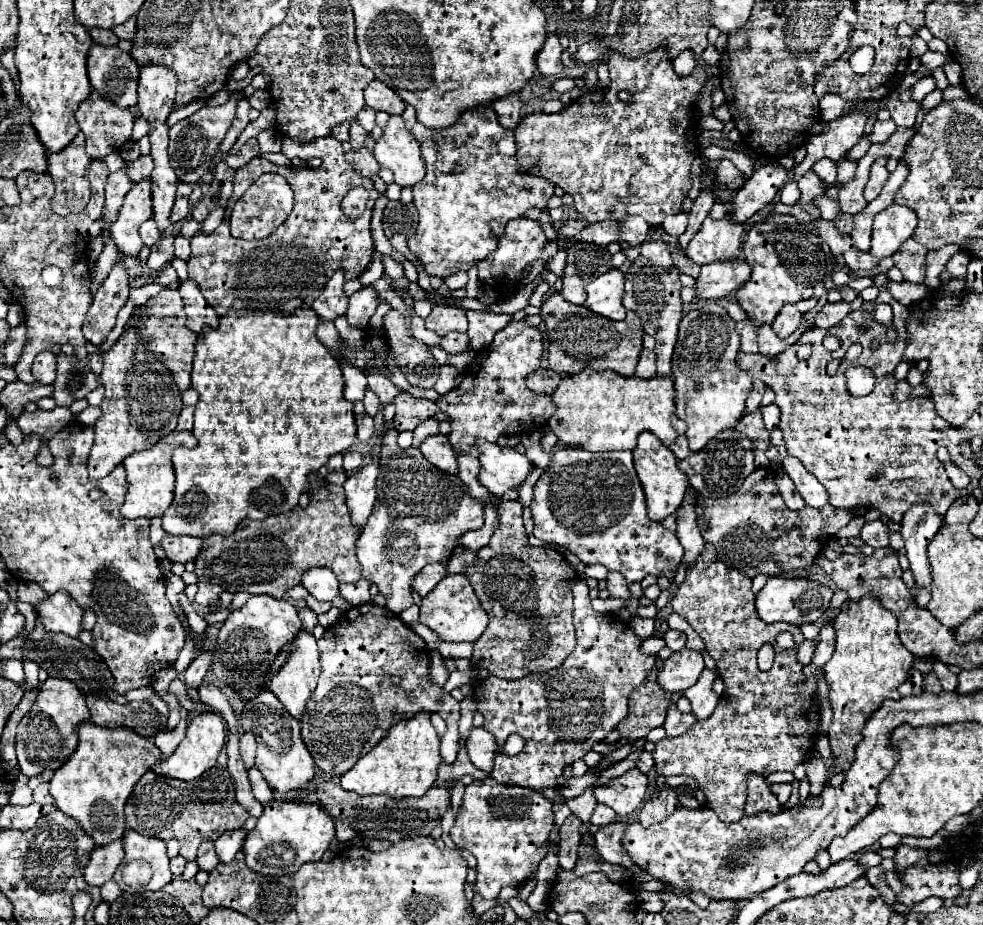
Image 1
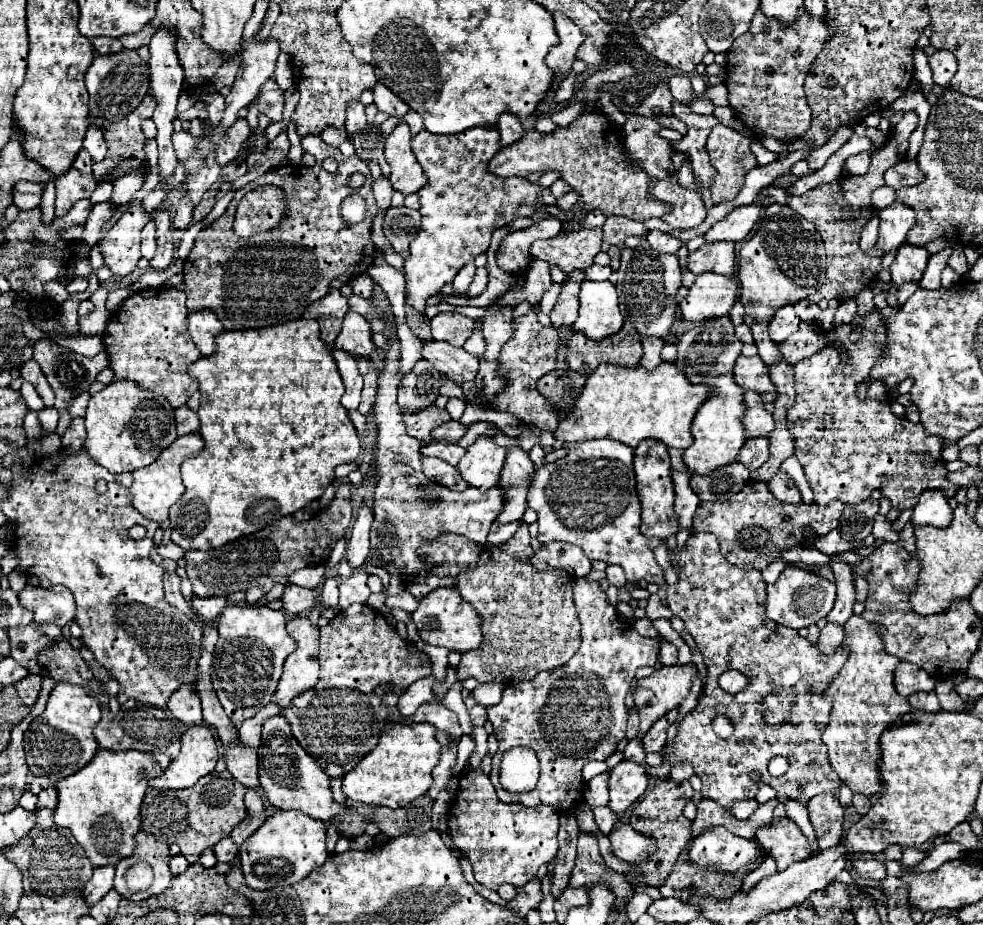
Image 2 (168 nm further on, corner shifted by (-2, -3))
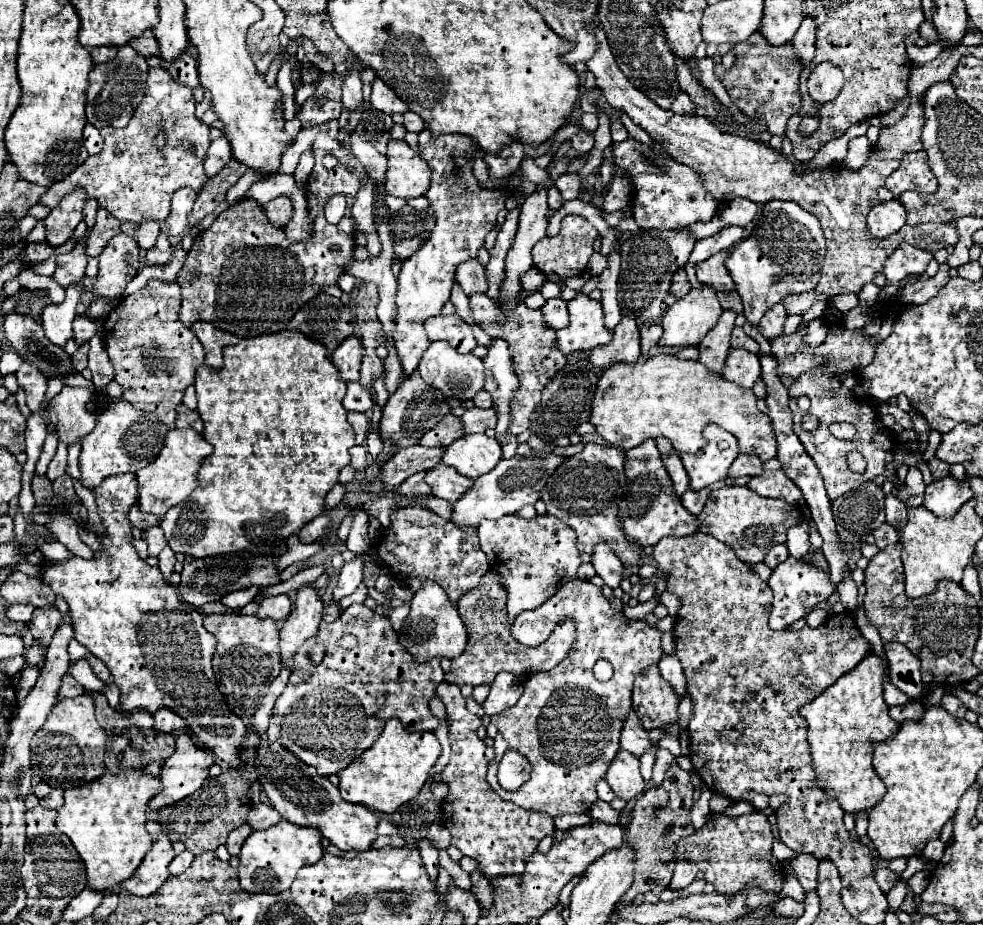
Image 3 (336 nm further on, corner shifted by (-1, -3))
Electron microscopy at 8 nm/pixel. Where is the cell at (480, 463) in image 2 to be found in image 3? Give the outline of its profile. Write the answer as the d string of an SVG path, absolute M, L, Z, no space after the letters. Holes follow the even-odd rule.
M485 433L455 439L443 455L445 465L455 467L463 477L469 479L477 479L489 473L499 461L501 461L499 443L487 437Z

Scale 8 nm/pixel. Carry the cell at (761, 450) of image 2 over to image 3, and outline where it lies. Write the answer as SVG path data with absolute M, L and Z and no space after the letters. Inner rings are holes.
M741 453L733 467L729 469L729 477L743 477L743 475L759 475L763 473L763 461L755 453Z

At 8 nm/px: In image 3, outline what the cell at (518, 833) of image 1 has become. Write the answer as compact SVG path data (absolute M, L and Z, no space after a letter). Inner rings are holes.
M443 681L437 695L443 699L447 715L453 719L451 739L451 761L443 769L443 781L449 785L449 795L443 801L441 821L453 833L453 845L467 857L479 863L479 871L491 881L501 875L521 875L525 871L527 859L537 851L537 845L543 837L555 831L553 817L539 811L525 811L511 801L503 801L485 779L487 759L485 759L485 741L479 739L477 729L481 719L467 711L465 697L461 695L459 685Z

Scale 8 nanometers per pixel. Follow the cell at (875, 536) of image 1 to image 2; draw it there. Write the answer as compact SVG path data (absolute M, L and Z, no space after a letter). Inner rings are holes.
M876 515L872 535L874 535L878 541L900 541L900 531L896 531L896 529L892 527L892 521L890 521L886 515Z

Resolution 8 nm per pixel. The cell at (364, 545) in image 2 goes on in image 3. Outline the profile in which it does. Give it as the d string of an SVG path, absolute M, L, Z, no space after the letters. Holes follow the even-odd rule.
M357 553L353 561L347 561L341 569L339 575L339 583L333 589L333 597L335 601L339 601L345 595L351 595L357 585L363 581L363 553Z

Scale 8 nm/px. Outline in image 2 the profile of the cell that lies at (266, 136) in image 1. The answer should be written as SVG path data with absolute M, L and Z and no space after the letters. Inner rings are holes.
M268 79L258 97L254 99L254 103L248 107L248 115L246 117L250 125L251 132L258 127L258 115L264 113L266 117L270 117L272 121L282 121L282 111L284 111L284 91L278 87L278 83L274 79Z

